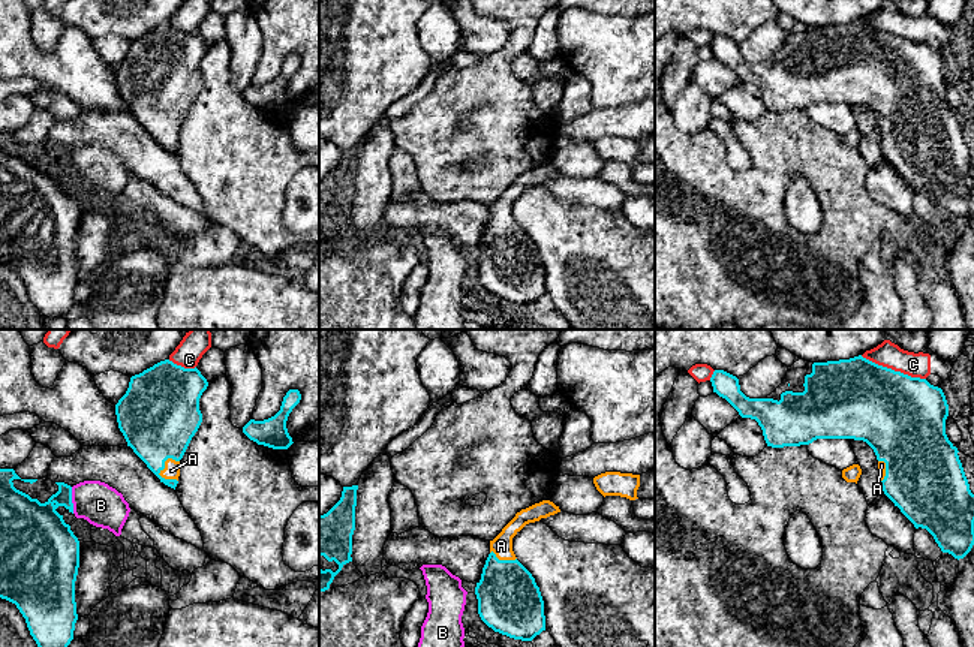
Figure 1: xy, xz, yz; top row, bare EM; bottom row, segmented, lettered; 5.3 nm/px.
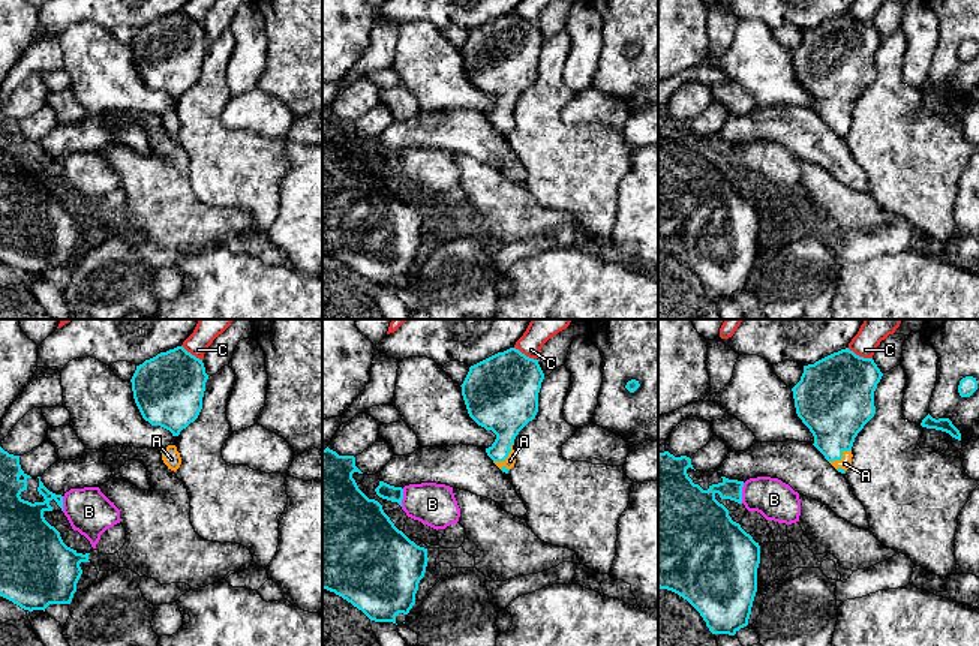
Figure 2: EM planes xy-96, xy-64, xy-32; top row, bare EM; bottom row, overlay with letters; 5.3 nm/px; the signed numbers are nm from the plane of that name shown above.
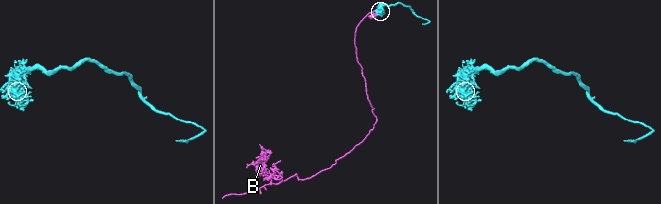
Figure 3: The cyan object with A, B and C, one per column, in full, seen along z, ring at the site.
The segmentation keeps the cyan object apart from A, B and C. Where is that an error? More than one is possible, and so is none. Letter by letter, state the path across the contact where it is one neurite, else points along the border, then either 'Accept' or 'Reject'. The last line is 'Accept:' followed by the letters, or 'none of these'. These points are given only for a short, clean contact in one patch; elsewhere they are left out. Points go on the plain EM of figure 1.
A: Path across: xy (156, 93), (159, 140), (171, 135). Accept
B: Boundary: xy (71, 152), (74, 177). Reject
C: Reject
Accept: A

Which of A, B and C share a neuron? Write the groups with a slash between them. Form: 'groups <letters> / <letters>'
groups A / B / C

